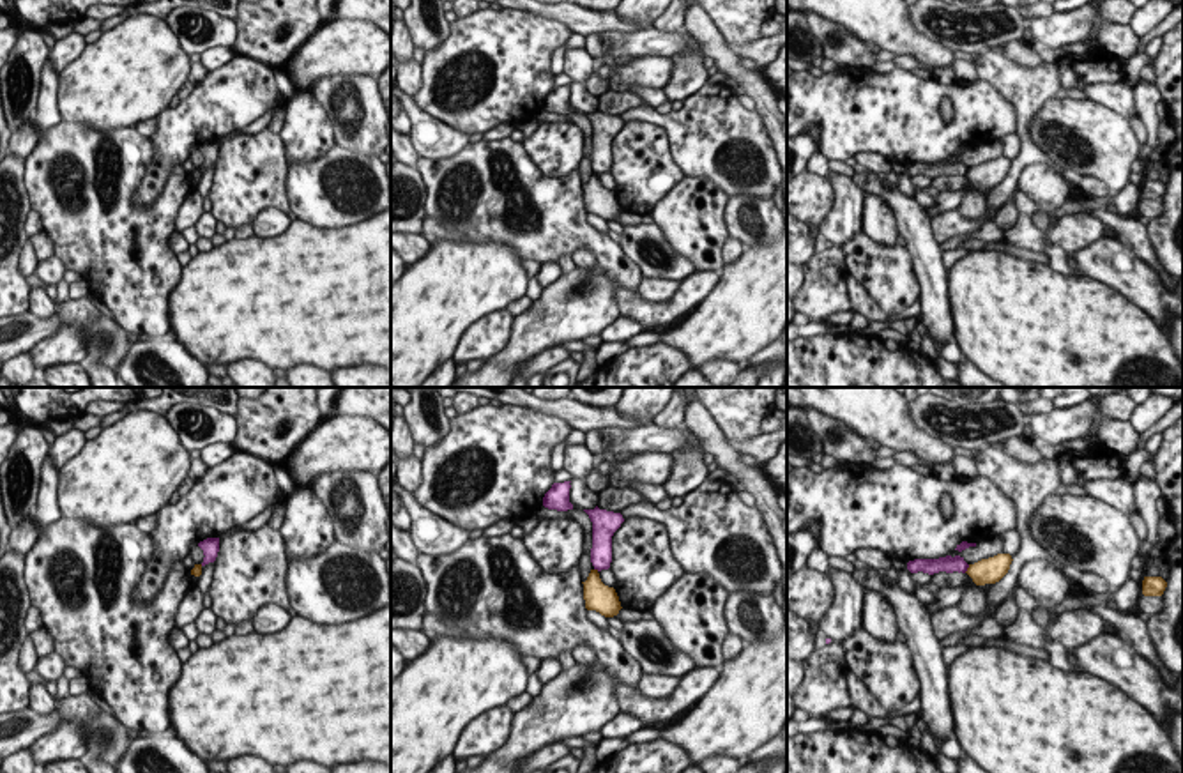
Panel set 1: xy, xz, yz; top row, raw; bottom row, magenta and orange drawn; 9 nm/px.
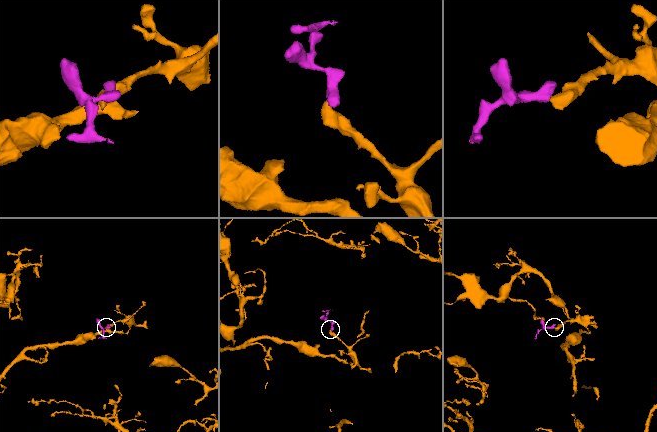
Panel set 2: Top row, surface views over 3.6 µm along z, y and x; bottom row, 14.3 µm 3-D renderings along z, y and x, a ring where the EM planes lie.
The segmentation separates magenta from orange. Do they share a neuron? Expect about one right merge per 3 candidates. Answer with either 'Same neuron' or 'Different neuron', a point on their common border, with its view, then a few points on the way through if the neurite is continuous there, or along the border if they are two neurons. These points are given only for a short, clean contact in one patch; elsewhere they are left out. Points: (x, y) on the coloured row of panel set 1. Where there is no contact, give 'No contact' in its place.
Different neuron. Touches magenta at yz (968, 566). Boundary: yz (969, 565), (964, 572)

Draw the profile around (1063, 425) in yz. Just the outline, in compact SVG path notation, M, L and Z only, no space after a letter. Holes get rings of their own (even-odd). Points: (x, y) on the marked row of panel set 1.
M1093 394L1075 407L1054 409L1050 414L1033 416L1029 423L1034 435L1054 446L1095 437L1107 449L1118 455L1128 455L1133 451L1139 433L1130 421L1103 416L1100 403L1095 402L1096 398L1102 396Z

